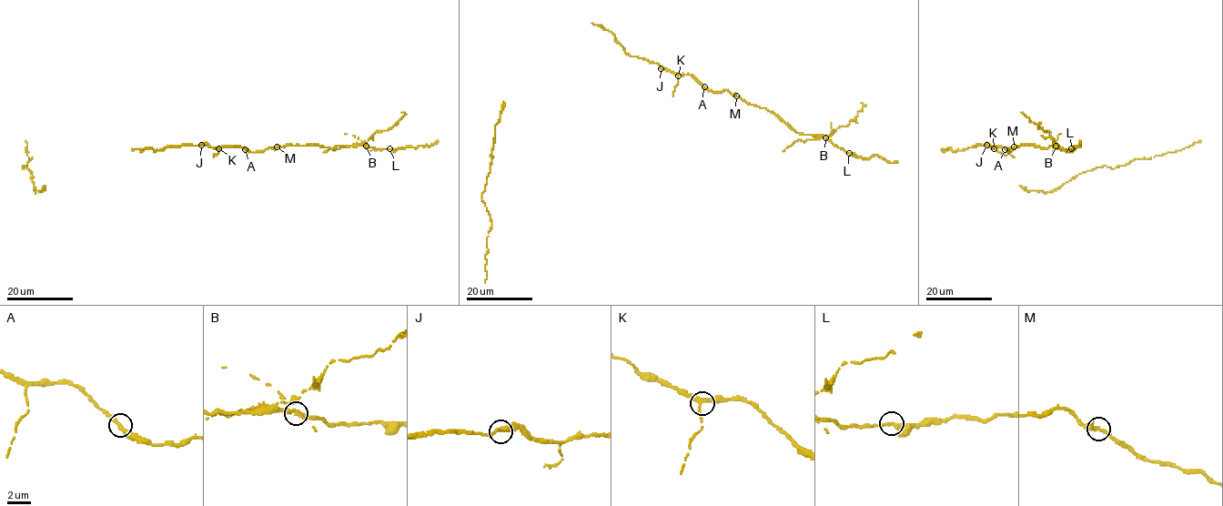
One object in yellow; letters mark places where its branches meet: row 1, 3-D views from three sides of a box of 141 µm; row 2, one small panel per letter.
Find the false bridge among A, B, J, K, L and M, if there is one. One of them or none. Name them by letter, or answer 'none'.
B

